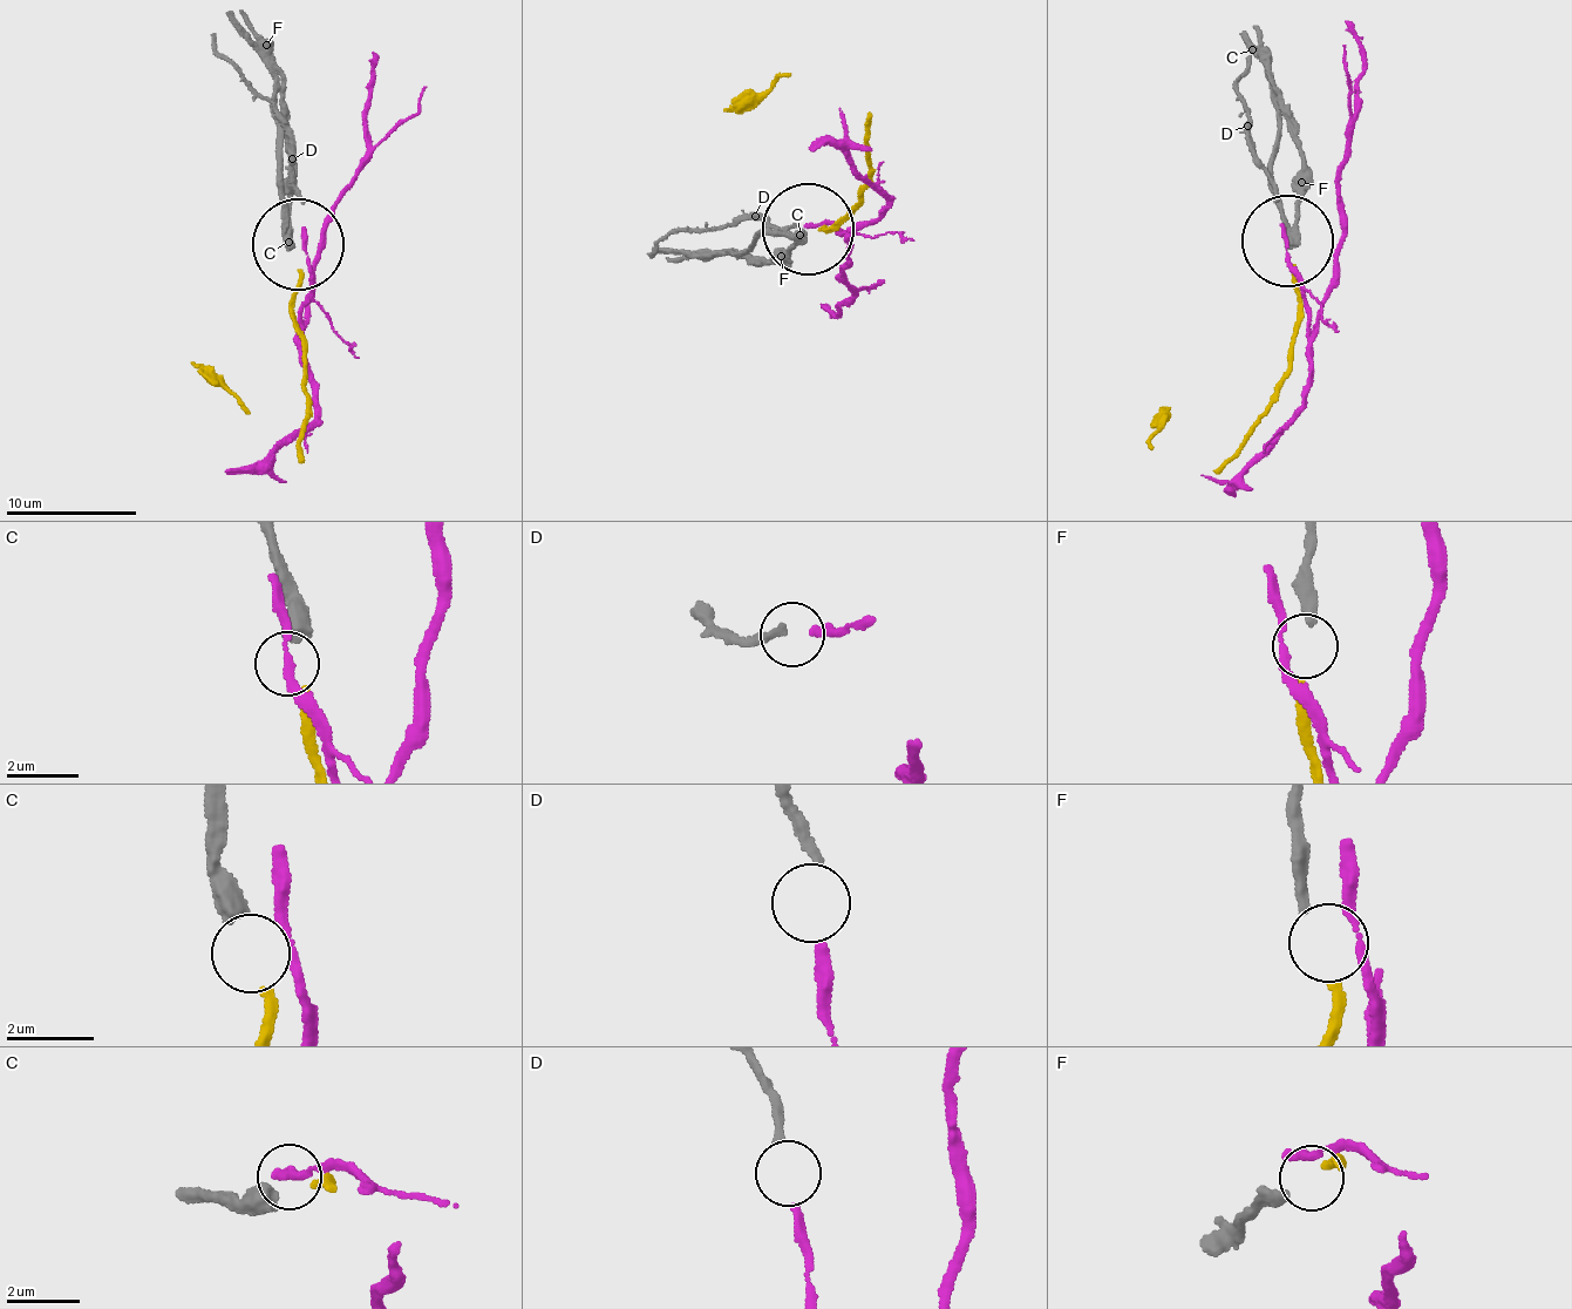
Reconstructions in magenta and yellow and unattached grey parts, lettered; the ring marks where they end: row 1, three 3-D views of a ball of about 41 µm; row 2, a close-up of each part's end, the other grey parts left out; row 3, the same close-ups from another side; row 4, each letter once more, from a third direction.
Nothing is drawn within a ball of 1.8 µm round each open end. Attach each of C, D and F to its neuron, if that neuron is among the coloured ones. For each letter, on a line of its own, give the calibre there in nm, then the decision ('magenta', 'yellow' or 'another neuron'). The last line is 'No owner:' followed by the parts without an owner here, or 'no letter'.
C: 550 nm | another neuron
D: 200 nm | magenta
F: 320 nm | yellow
No owner: C

